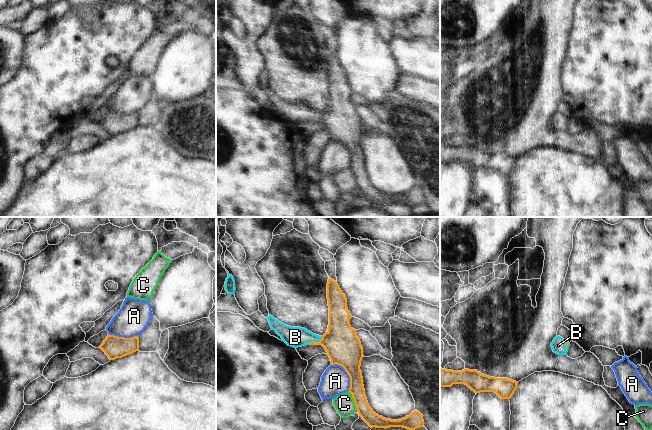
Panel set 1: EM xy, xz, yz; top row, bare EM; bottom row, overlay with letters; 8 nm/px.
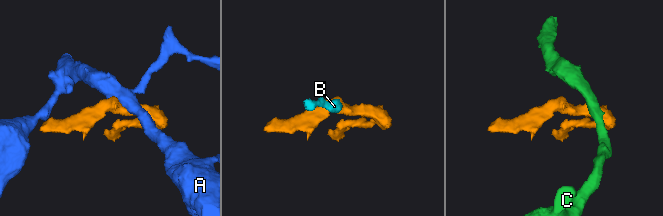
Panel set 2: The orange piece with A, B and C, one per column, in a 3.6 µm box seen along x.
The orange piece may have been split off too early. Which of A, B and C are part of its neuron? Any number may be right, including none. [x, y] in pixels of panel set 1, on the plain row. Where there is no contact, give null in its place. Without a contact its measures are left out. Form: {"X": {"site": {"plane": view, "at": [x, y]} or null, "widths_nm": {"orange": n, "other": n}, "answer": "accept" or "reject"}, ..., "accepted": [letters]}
{"A": {"site": {"plane": "xz", "at": [347, 149]}, "widths_nm": {"orange": 280, "other": 220}, "answer": "reject"}, "B": {"site": {"plane": "xz", "at": [314, 118]}, "widths_nm": {"orange": 280, "other": 160}, "answer": "accept"}, "C": {"site": {"plane": "xz", "at": [354, 177]}, "widths_nm": {"orange": 120, "other": 160}, "answer": "reject"}, "accepted": ["B"]}

